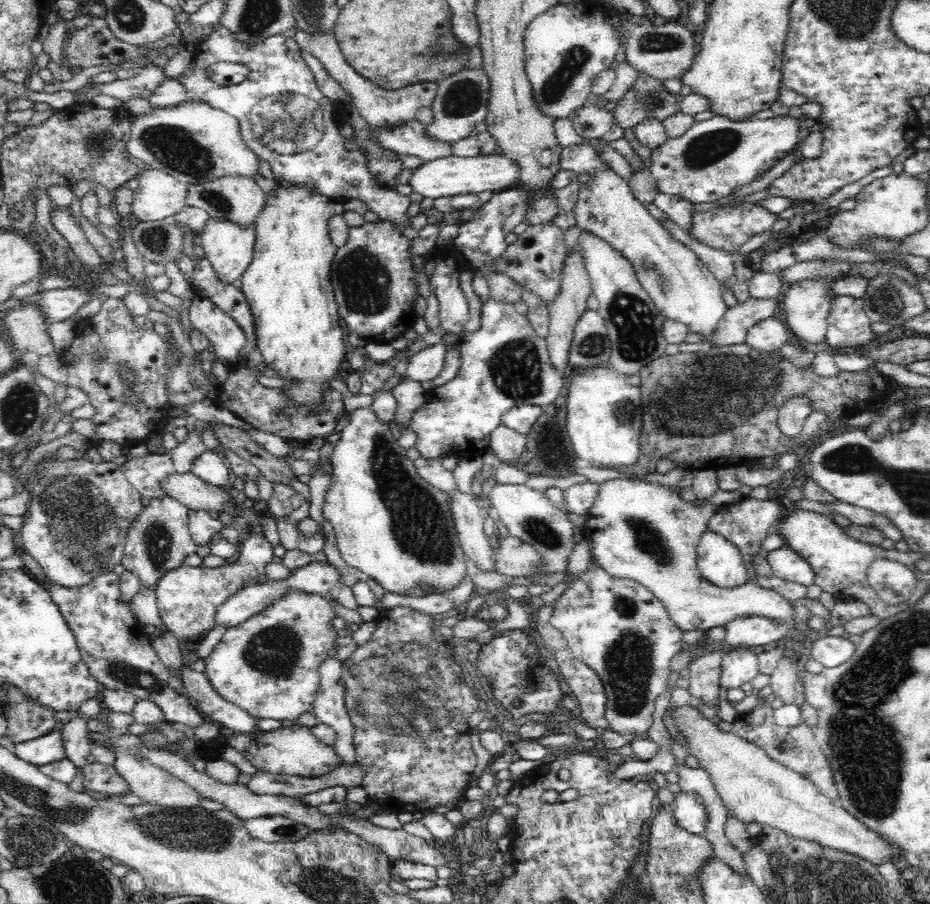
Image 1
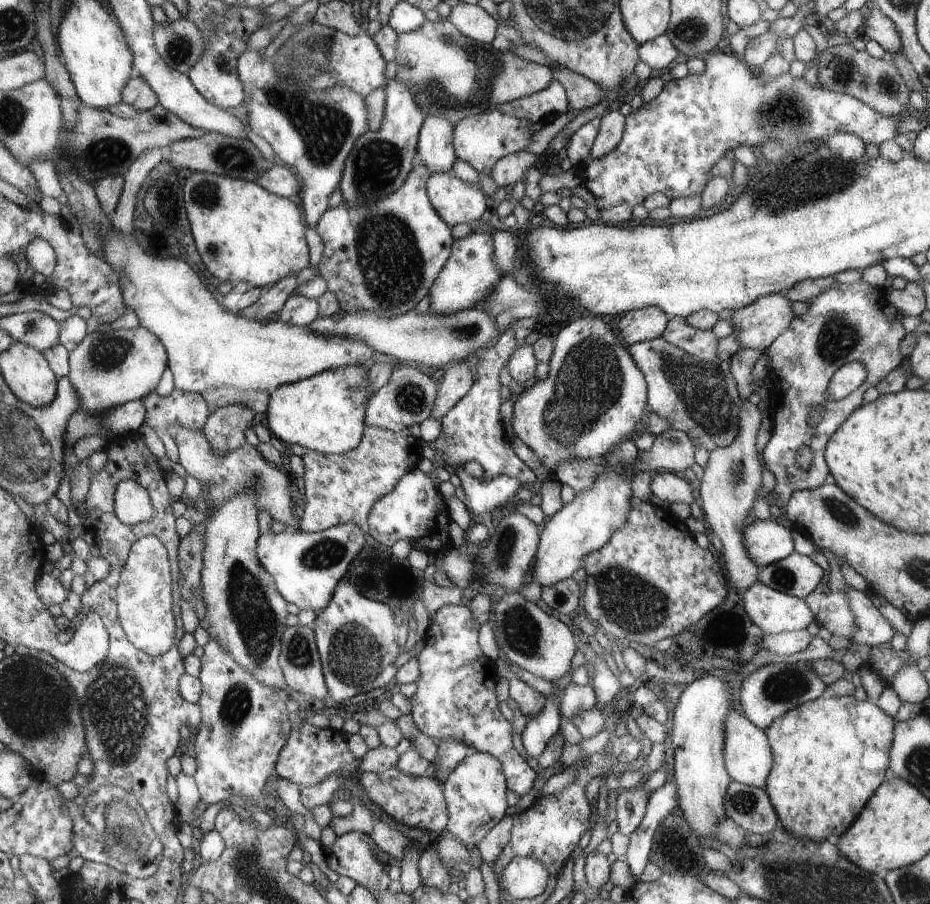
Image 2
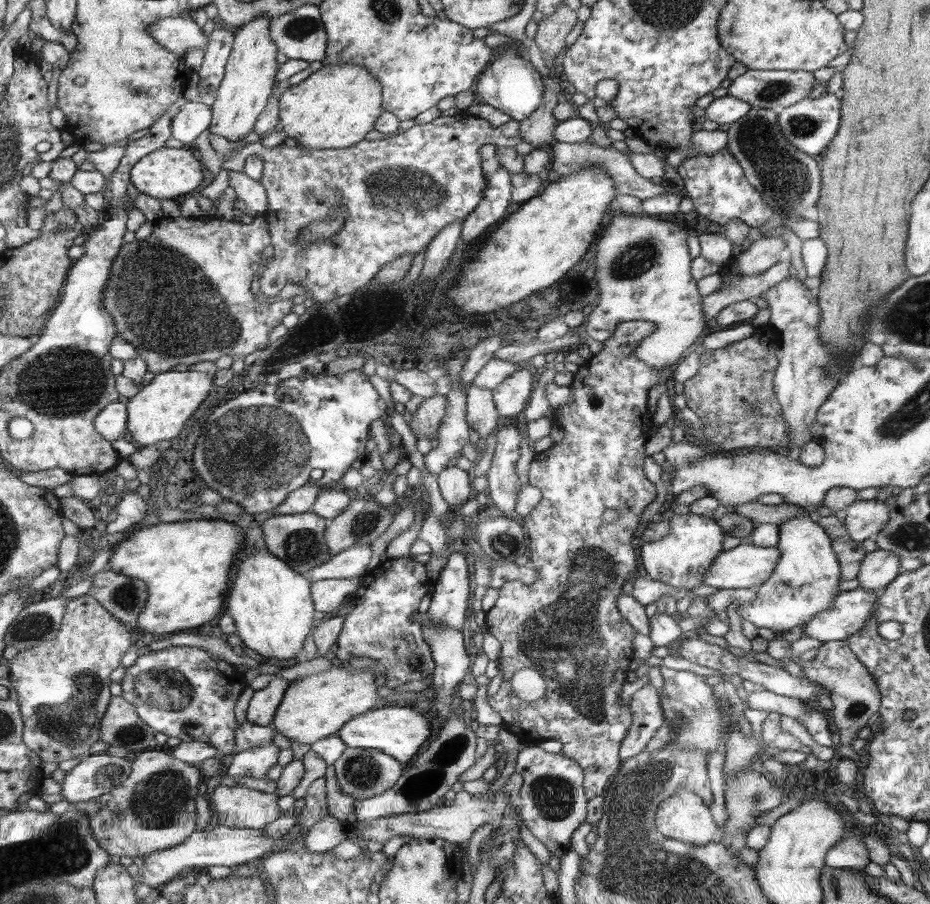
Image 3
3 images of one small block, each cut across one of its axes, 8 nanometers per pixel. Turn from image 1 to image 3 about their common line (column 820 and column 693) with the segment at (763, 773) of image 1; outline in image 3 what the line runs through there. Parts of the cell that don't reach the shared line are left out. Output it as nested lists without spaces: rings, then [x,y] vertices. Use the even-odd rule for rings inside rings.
[[[683,788],[659,804],[655,825],[664,836],[686,844],[706,846],[720,838],[720,830],[702,797]]]

